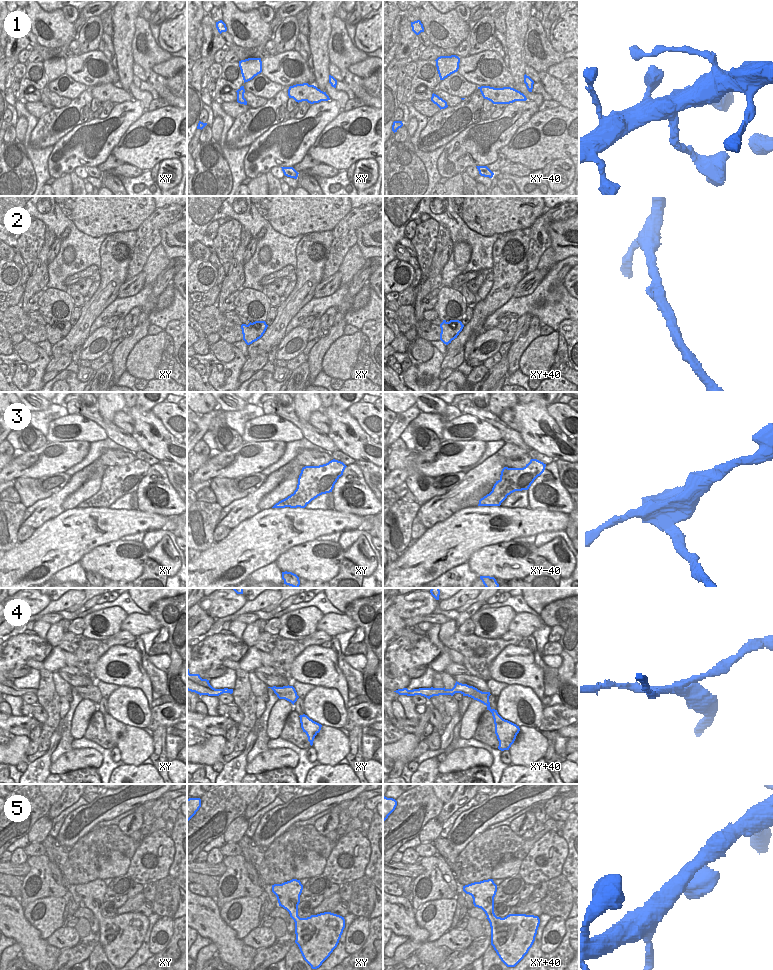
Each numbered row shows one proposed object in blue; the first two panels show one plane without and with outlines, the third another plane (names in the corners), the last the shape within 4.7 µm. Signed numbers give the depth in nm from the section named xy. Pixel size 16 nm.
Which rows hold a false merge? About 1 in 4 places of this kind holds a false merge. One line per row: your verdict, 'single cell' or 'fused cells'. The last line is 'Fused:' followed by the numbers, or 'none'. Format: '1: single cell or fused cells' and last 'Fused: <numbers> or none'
1: single cell
2: single cell
3: fused cells
4: fused cells
5: single cell
Fused: 3, 4

